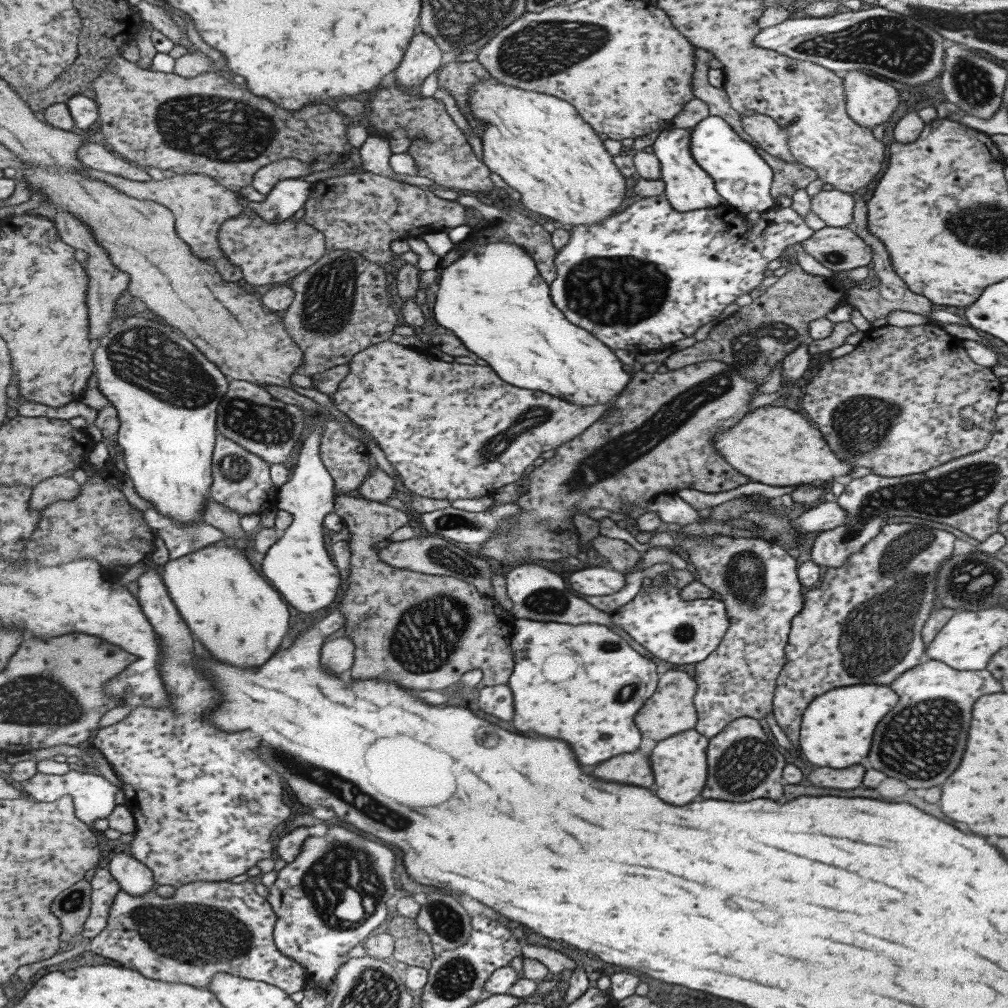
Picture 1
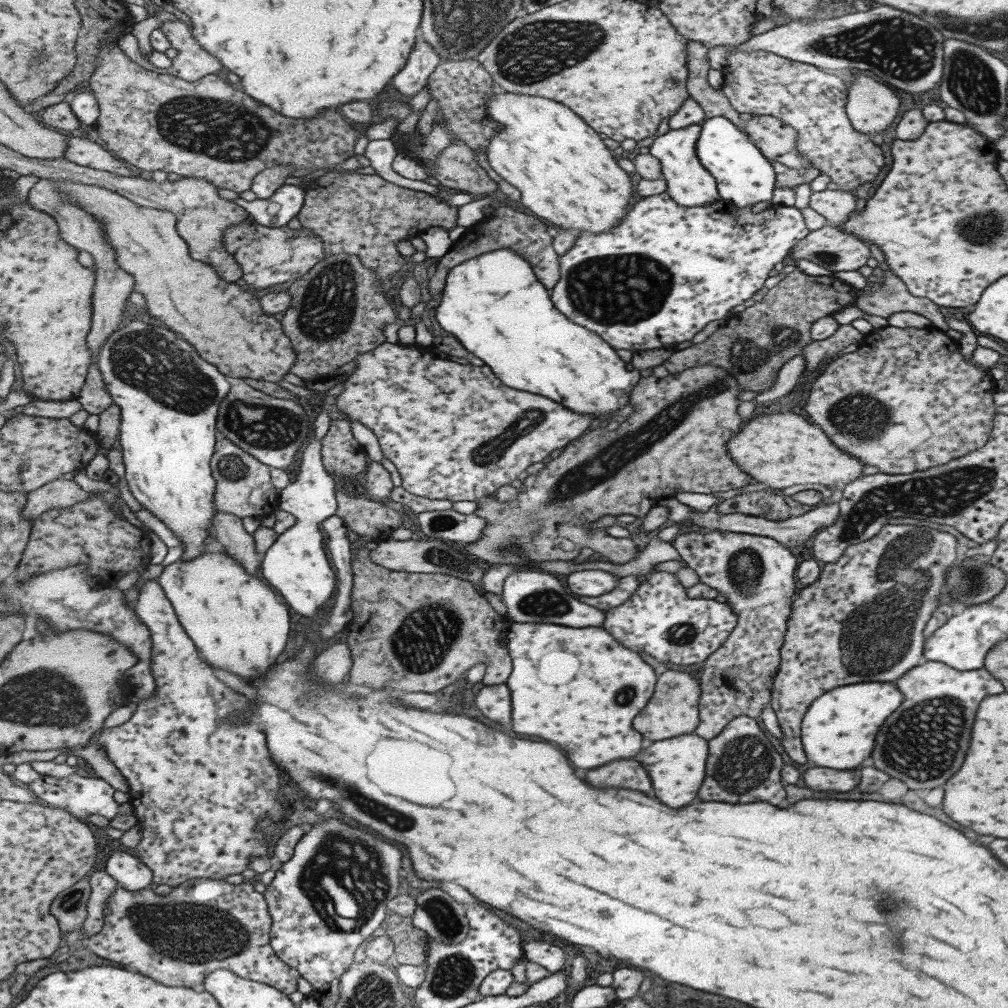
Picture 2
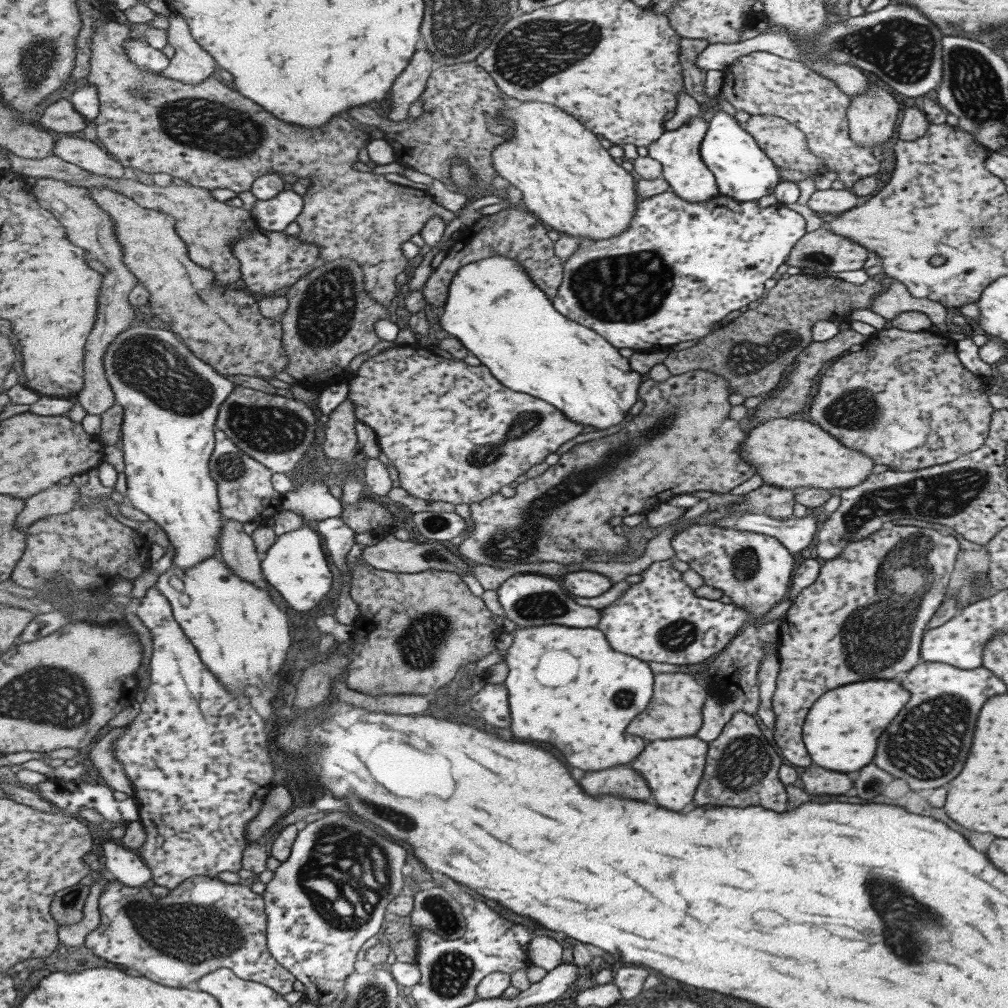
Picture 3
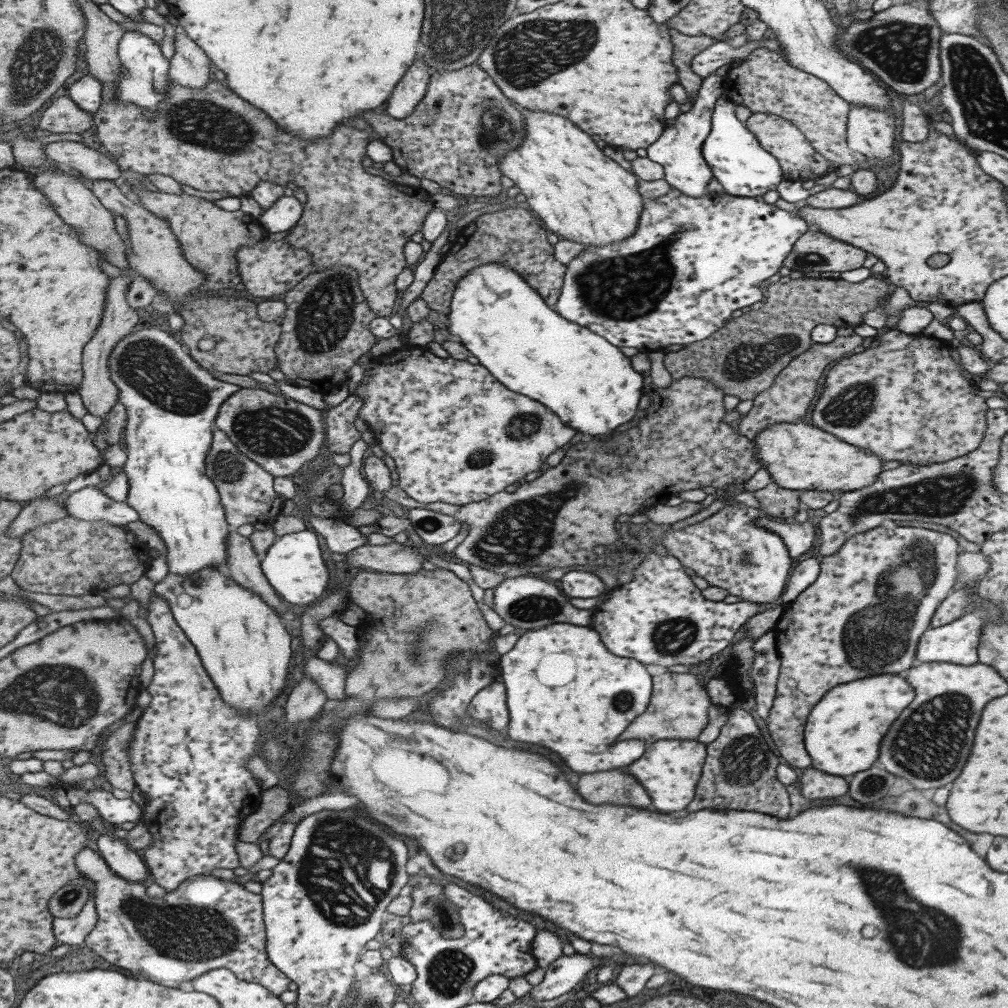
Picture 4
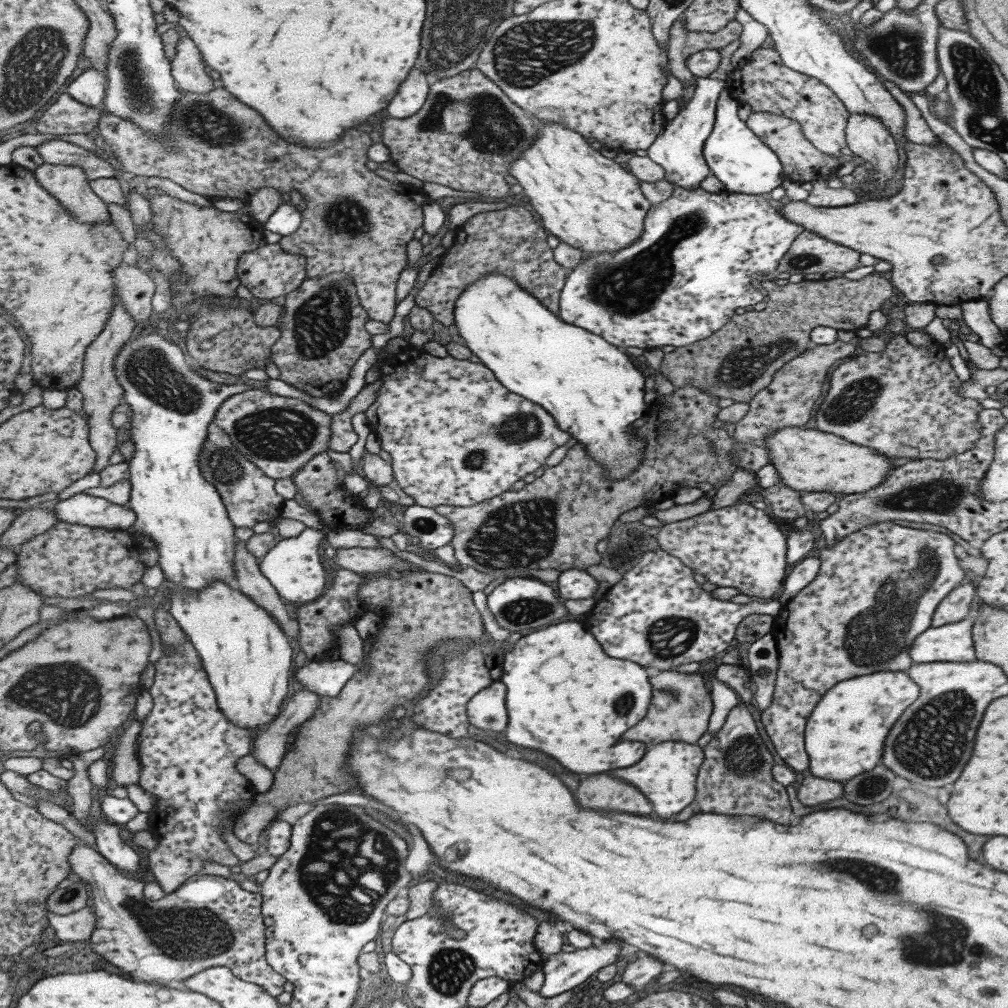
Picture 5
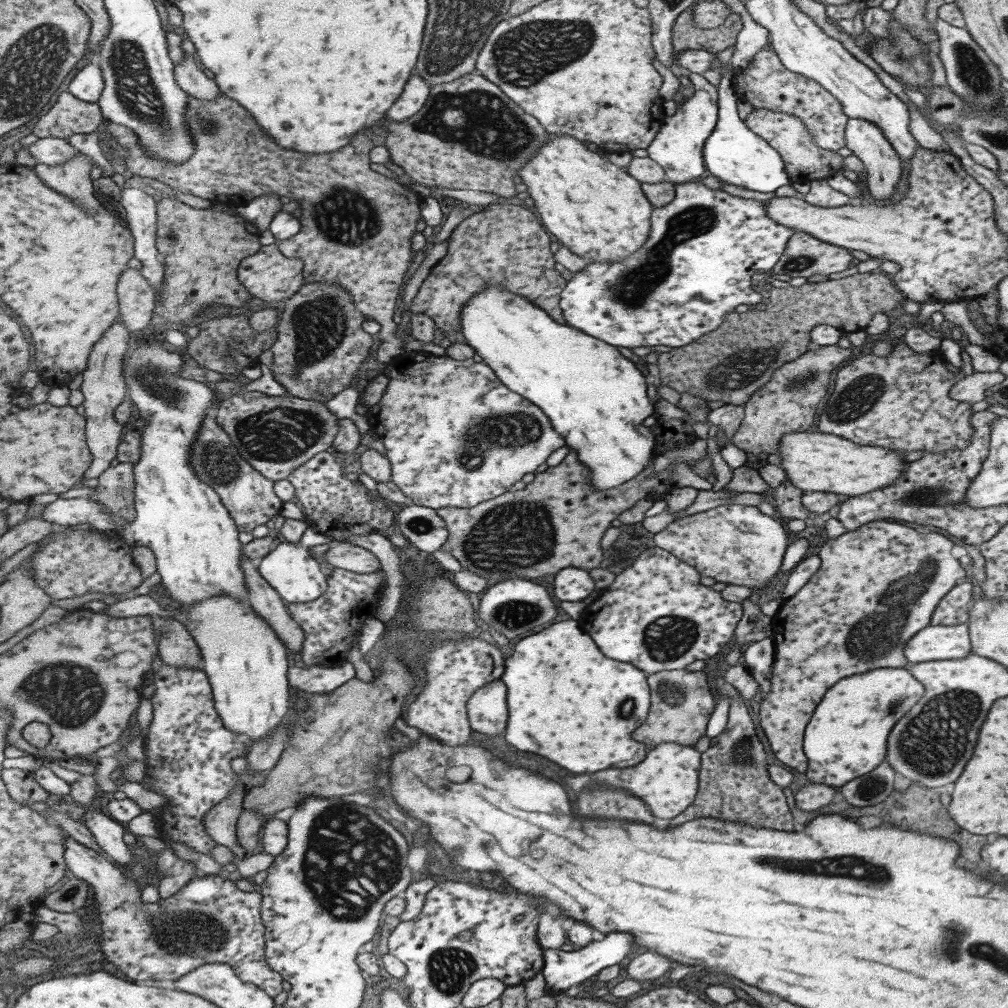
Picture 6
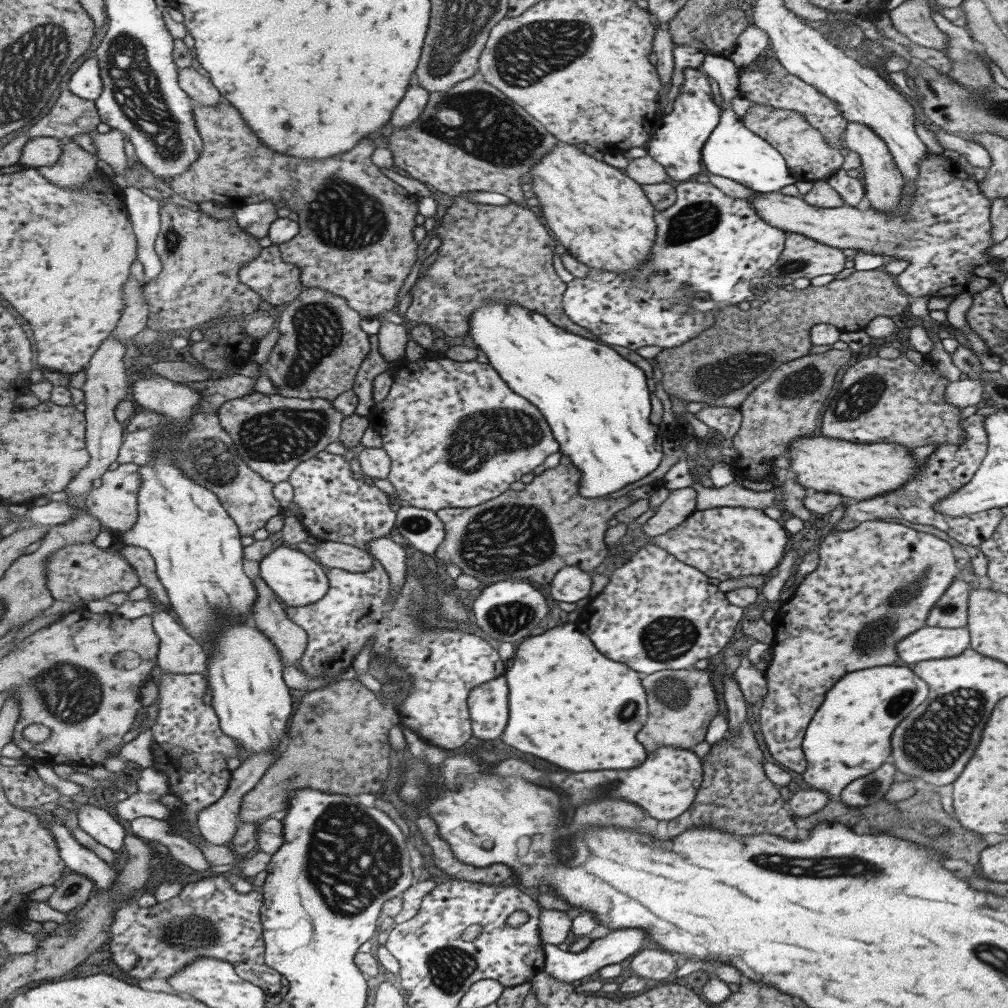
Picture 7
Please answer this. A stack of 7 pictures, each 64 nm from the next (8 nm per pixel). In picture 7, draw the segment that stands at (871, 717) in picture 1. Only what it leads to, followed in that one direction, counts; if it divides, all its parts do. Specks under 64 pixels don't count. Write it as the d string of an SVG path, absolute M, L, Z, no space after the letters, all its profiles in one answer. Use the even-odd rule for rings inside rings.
M881 666L849 672L825 694L823 704L813 714L805 736L803 754L807 768L803 782L809 788L827 790L829 796L879 768L889 756L889 736L893 728L927 696L927 686L903 666Z

